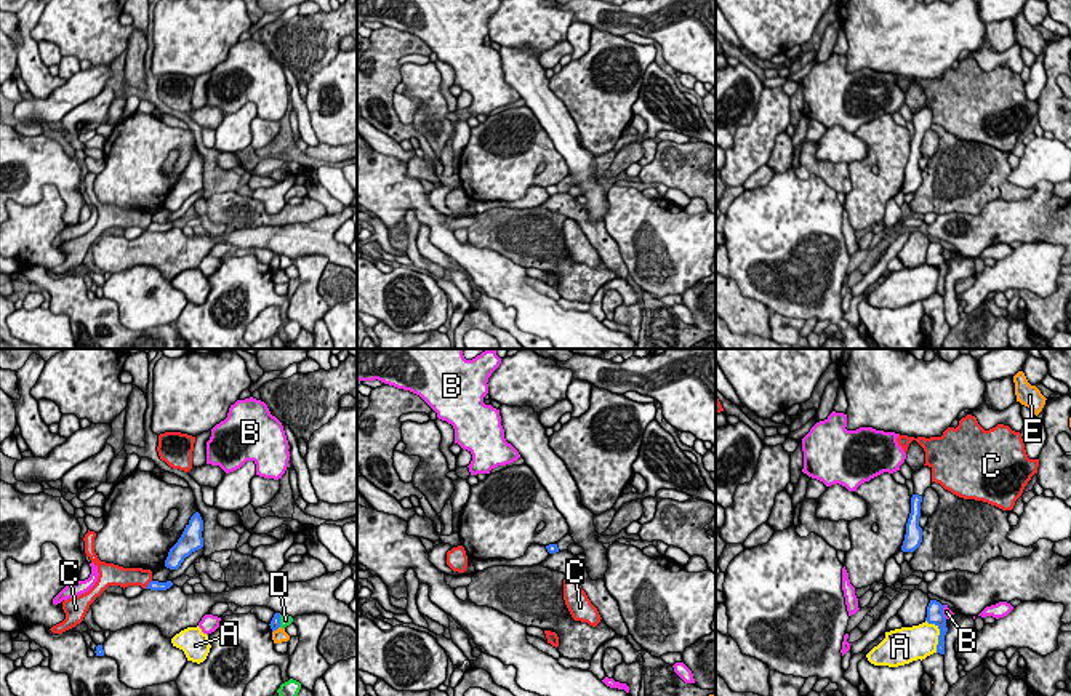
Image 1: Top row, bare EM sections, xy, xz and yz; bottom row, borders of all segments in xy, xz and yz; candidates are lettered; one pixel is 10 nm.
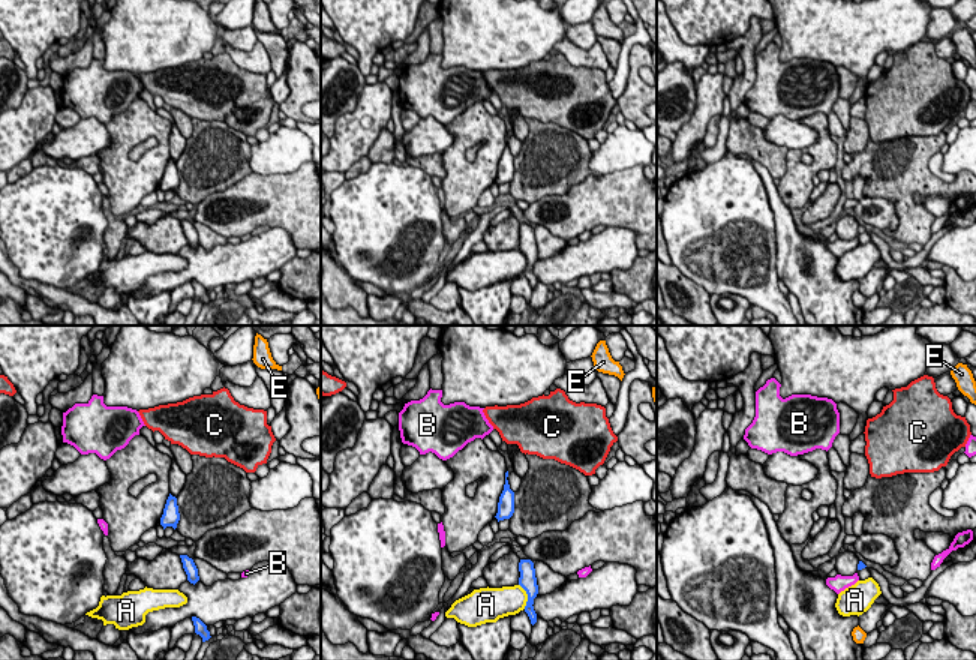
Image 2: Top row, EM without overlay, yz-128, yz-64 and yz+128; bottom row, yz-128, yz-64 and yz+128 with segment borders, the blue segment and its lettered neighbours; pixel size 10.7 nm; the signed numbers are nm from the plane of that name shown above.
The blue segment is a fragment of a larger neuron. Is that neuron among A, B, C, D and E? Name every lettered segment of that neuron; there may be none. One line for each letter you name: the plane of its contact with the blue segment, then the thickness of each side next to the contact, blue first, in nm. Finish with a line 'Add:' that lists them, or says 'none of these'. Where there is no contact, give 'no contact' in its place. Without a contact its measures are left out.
Add: none of these

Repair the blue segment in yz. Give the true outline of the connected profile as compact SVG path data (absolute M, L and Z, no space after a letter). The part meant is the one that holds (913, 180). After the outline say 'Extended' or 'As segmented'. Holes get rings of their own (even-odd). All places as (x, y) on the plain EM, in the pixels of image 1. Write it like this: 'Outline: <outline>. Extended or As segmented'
Outline: M922 107L913 115L914 136L911 139L911 155L906 165L906 176L901 187L903 194L914 194L922 184L922 170L919 168L921 144L927 130L932 128L932 109Z. Extended

